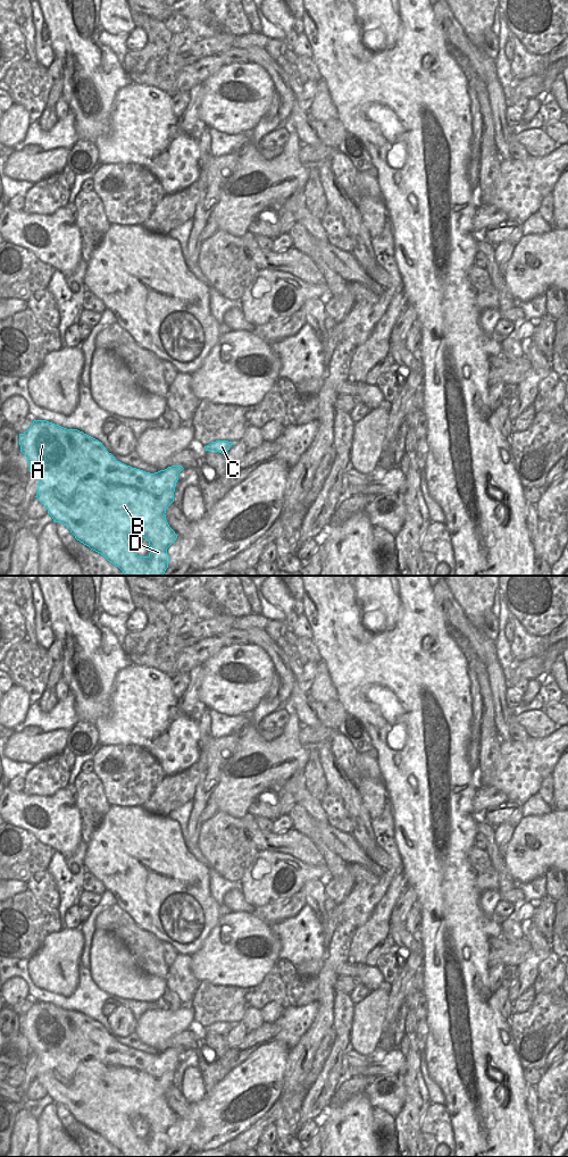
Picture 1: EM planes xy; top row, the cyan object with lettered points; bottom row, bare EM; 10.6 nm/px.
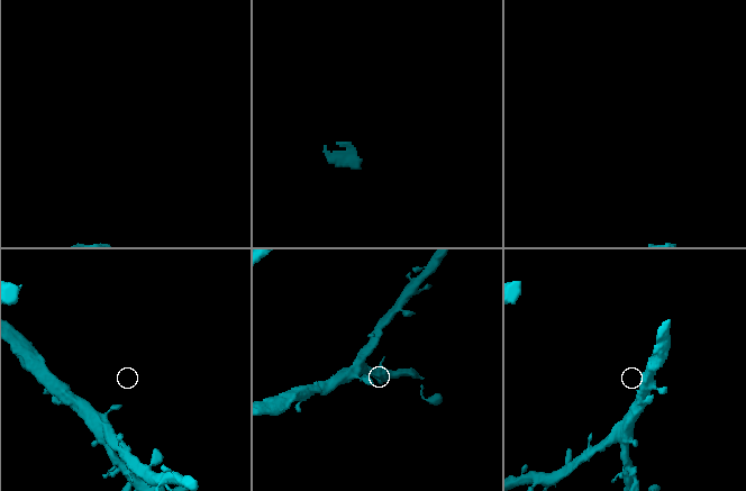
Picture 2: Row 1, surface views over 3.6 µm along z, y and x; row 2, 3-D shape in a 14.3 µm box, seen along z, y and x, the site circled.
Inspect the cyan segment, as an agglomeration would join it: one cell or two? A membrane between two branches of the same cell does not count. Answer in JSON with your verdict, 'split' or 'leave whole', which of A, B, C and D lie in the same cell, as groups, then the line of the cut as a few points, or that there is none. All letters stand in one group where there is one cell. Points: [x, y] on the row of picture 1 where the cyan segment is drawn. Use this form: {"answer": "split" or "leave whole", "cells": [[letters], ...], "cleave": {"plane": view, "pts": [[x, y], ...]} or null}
{"answer": "leave whole", "cells": [["A", "B", "C", "D"]], "cleave": null}

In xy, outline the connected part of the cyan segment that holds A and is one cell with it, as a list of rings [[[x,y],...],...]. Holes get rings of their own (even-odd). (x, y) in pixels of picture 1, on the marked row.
[[[34,420],[31,427],[24,433],[19,434],[20,452],[26,456],[30,464],[30,472],[34,472],[39,478],[37,494],[35,497],[44,505],[48,513],[52,517],[55,522],[64,523],[77,540],[89,546],[91,550],[103,555],[109,562],[118,567],[124,576],[162,576],[168,568],[169,556],[167,548],[176,540],[177,535],[169,527],[166,520],[166,509],[174,502],[174,492],[178,480],[178,473],[184,469],[182,466],[172,466],[165,470],[154,473],[145,472],[143,470],[126,466],[115,459],[109,453],[101,442],[80,431],[77,429],[67,429],[59,425],[55,425],[47,420]],[[141,536],[149,542],[151,548],[148,556],[139,556],[133,548],[133,537]]]

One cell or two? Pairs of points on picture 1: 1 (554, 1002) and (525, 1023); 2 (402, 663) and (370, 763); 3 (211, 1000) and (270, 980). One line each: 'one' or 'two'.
1: one
2: two
3: one

